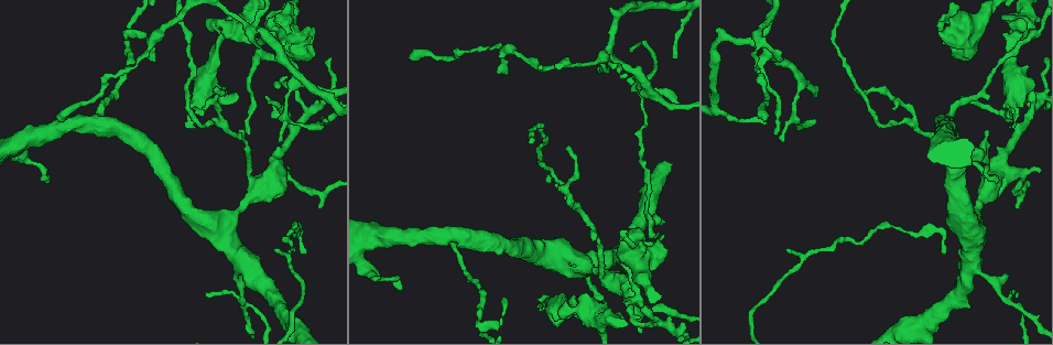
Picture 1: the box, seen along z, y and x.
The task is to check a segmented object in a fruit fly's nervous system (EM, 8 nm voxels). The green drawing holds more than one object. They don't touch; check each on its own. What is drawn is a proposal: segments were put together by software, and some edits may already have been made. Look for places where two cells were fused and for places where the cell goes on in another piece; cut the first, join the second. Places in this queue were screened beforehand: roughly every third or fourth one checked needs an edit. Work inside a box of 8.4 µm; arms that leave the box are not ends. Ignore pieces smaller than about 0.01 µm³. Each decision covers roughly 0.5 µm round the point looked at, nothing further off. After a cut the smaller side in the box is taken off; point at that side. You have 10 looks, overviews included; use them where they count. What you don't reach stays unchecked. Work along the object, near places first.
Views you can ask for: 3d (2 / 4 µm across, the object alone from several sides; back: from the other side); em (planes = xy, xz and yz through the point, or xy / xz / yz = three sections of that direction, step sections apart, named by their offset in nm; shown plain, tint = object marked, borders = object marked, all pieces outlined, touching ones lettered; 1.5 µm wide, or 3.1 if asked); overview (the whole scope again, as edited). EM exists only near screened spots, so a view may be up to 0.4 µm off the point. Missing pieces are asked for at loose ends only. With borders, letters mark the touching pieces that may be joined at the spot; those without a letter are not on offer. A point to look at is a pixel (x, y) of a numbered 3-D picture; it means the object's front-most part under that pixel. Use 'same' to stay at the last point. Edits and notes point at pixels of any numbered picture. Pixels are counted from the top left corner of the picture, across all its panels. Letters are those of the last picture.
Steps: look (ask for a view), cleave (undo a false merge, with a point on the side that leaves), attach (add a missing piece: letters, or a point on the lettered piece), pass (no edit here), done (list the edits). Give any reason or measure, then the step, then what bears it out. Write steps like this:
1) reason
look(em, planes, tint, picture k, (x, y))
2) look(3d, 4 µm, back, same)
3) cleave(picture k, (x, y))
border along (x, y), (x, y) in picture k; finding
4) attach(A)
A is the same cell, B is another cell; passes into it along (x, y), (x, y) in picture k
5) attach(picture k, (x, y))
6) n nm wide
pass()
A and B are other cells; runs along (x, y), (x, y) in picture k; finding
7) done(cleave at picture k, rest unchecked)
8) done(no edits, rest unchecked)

branch stops here
look(em, xy, step 4, tint, picture 1, (538, 299))

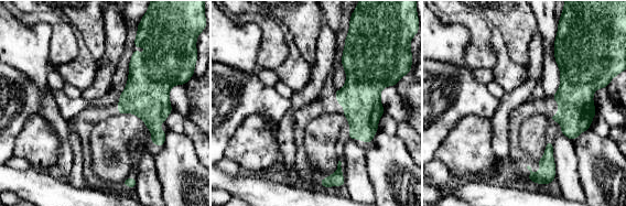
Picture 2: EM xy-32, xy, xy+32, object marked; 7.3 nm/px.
look(em, planes, borders, same)

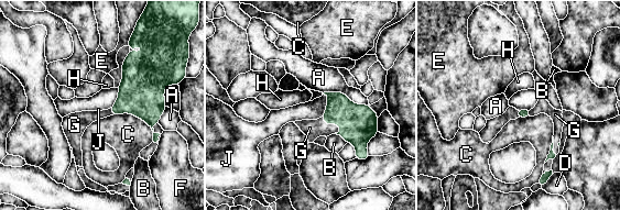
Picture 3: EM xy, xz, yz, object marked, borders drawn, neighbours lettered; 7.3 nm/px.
attach(G)
G is the same cell, A, B, C, D, E, F, H and J are other cells; the cell continues

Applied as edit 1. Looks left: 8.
branch stops here
look(em, planes, tint, picture 1, (619, 231))

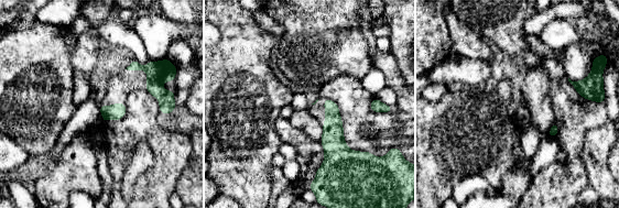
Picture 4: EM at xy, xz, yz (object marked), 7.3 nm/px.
look(em, planes, borders, same)

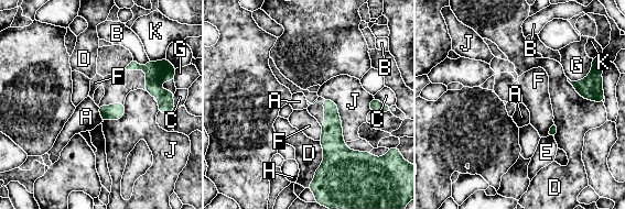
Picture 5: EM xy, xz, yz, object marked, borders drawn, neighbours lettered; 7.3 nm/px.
pass()
A, B, C, D, E, F, G, H, J and K are other cells; border along (97, 107), (103, 121) in picture 5; none of them fits

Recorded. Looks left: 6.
two arms in line, one across
look(em, xz, step 8, borders, picture 1, (572, 203))

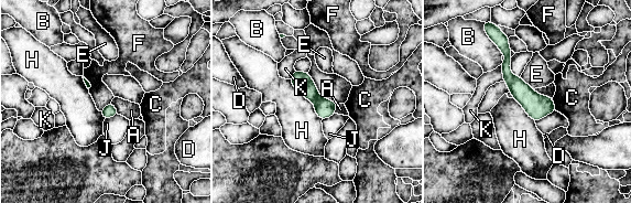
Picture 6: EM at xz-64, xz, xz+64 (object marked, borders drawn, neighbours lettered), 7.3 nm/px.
pass()
A, B, C, D, E, F, H, J and K are other cells; runs along (296, 74), (308, 91), (332, 111) in picture 6; continuous, no second cell

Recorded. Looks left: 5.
done(attach at picture 3, rest unchecked)

